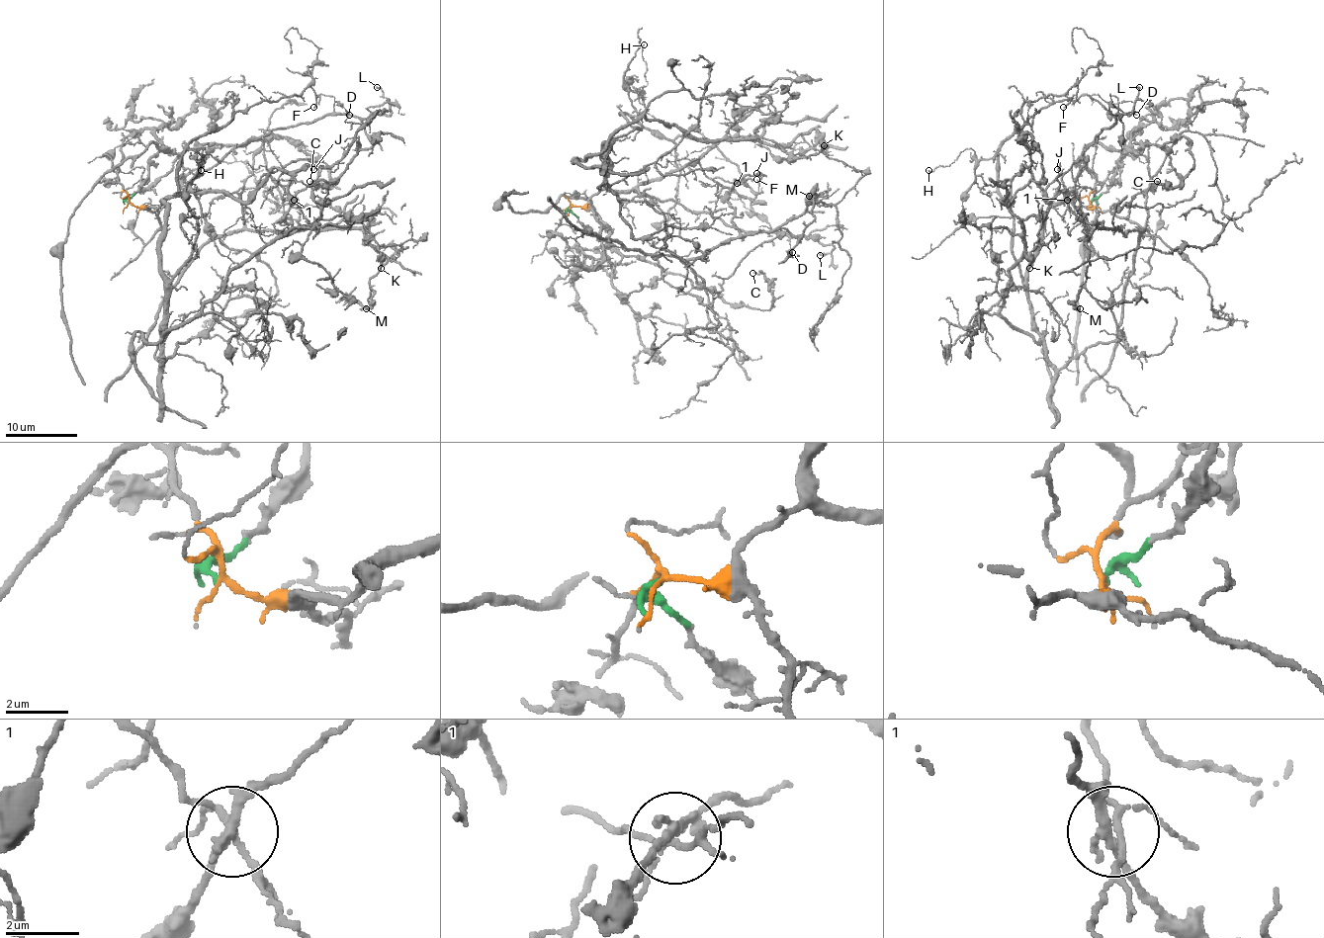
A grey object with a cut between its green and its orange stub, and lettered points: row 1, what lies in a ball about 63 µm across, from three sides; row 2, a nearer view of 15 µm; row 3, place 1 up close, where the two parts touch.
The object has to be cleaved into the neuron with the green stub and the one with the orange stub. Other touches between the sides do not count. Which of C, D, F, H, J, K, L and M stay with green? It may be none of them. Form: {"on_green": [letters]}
{"on_green": ["C", "J", "M"]}

